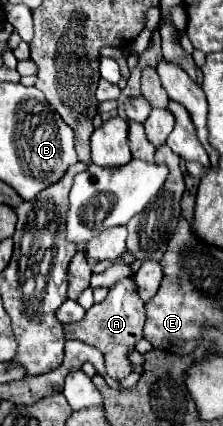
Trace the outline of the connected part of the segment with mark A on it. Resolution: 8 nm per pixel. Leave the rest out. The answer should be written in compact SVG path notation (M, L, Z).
M122 278L110 288L104 302L94 304L80 322L66 324L64 326L64 336L68 340L80 340L84 344L90 344L90 346L98 348L104 356L106 372L114 380L122 380L132 372L132 364L128 362L126 354L134 348L136 340L142 338L144 320L146 320L144 302L140 300L140 296L136 292L136 284L132 282L132 278Z

